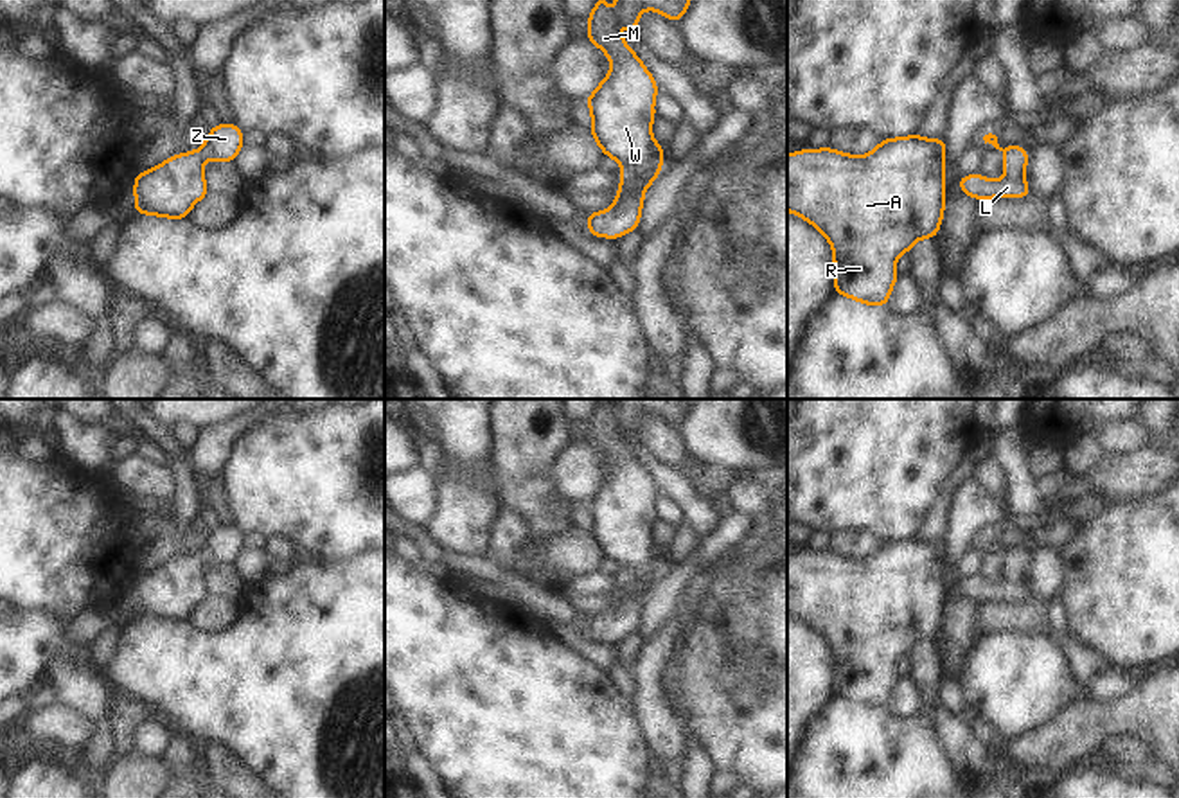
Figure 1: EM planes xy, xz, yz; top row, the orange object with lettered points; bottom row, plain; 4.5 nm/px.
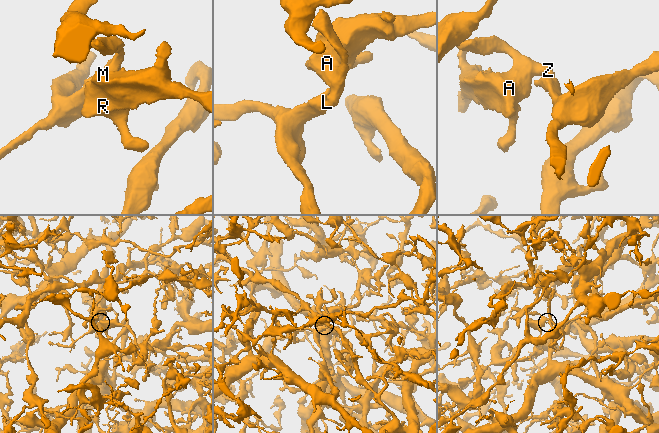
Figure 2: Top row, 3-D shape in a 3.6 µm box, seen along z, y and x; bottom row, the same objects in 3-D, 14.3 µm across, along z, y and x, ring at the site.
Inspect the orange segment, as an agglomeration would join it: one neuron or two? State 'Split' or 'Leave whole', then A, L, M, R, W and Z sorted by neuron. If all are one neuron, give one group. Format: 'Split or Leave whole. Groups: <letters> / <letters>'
Leave whole. Groups: A L M R W Z

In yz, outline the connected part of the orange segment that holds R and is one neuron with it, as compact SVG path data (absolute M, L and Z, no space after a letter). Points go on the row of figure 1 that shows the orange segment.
M917 133L904 138L884 138L881 144L864 156L843 155L832 147L825 149L803 149L787 155L787 210L807 219L812 226L823 232L834 250L834 293L854 298L855 302L864 302L868 306L888 306L888 297L899 273L895 271L895 261L900 252L909 253L911 246L920 239L935 239L944 219L944 187L945 187L945 138L929 140L918 137Z

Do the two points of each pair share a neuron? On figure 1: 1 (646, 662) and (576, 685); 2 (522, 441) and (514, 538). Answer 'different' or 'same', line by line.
1: different
2: different

